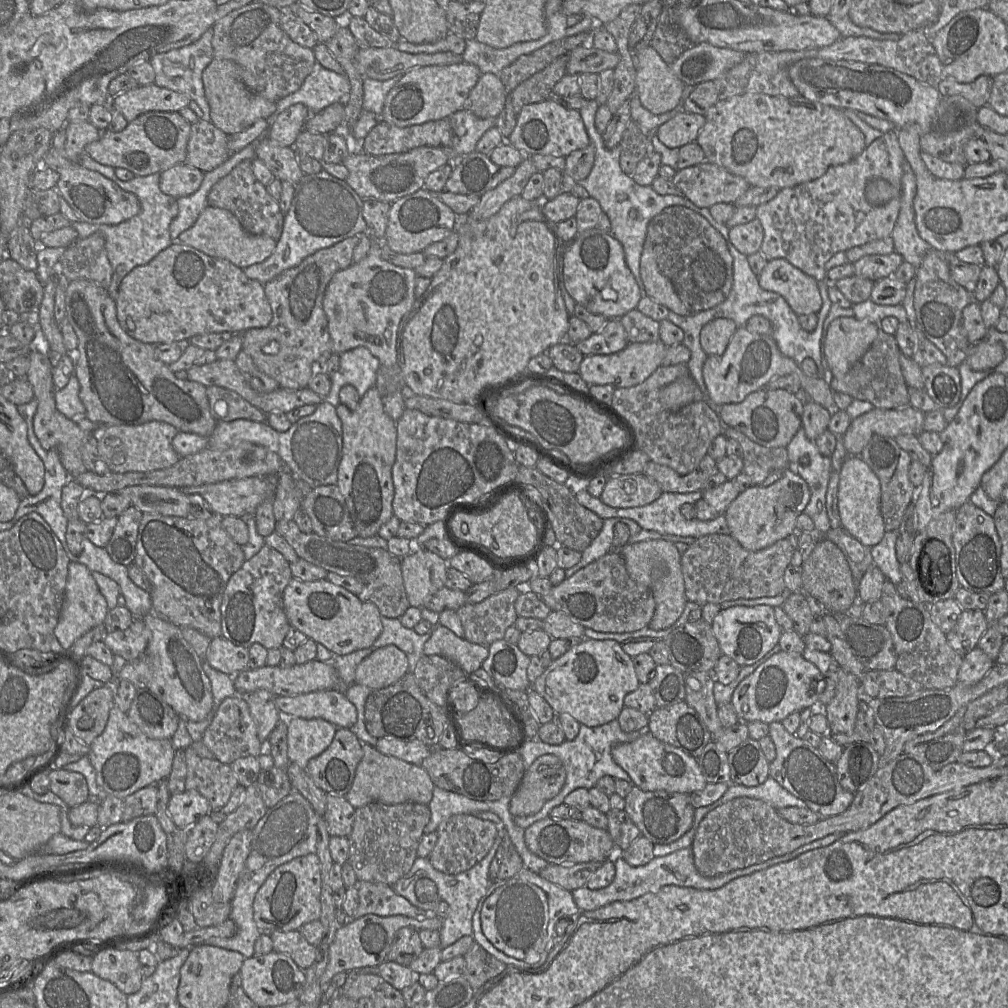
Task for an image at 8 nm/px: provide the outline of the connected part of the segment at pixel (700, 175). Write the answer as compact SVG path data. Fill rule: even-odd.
M707 160L677 170L672 181L684 197L700 208L735 203L751 187L745 178Z

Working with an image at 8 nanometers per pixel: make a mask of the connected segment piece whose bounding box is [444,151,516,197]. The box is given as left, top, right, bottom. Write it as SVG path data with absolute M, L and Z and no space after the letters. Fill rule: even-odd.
M471 152L454 160L453 171L446 181L446 191L483 196L515 173L516 168L499 166L489 155Z

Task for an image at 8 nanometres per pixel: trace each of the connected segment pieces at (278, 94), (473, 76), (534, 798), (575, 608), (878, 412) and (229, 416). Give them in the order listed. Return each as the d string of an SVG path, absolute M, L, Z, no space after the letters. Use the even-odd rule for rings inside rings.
M253 1L231 11L212 26L214 58L234 62L244 85L273 102L297 91L316 62L312 48L294 42L282 29L283 11L285 9Z
M464 61L450 65L414 67L404 73L388 92L381 119L398 127L407 127L448 118L466 107L470 91L481 74L476 65Z
M544 754L526 769L521 783L511 796L509 811L516 816L538 813L544 804L556 797L566 781L562 760L554 754Z
M607 553L553 586L542 600L552 611L561 611L573 621L604 633L624 633L648 627L656 604L652 591L629 575L621 553Z
M907 406L897 409L874 408L852 420L842 436L847 457L860 456L874 435L896 438L924 432L925 413Z
M210 386L206 388L209 409L216 422L231 422L246 419L265 422L267 414L231 390Z

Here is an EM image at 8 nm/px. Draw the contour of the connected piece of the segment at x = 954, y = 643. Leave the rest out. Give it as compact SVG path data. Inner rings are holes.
M963 610L952 630L946 634L948 644L961 656L977 647L989 627L982 610Z

